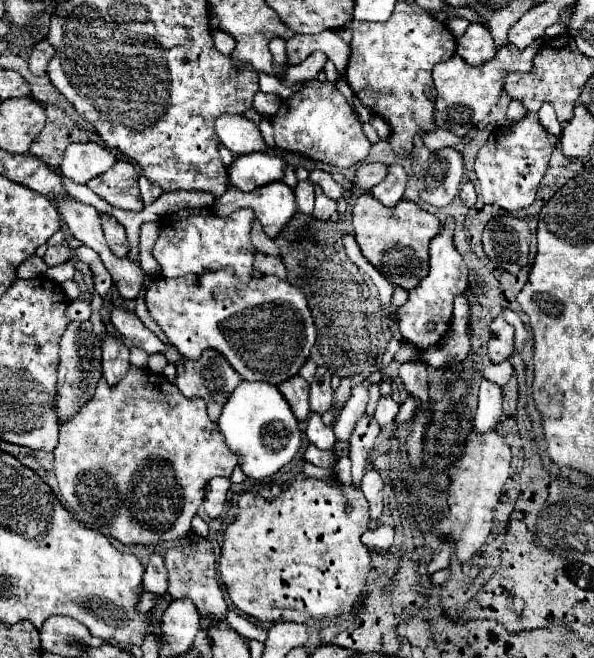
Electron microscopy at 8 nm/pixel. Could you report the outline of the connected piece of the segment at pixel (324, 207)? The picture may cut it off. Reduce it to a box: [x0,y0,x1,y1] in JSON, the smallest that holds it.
[312,186,336,220]

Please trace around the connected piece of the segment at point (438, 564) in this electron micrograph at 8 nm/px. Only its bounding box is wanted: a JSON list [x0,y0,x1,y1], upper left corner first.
[428,540,454,574]

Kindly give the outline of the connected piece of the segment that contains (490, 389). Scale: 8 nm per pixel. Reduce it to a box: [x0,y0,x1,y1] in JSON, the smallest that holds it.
[474,380,502,434]

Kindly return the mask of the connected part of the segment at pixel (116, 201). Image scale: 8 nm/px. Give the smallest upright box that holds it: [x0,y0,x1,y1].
[88,160,144,212]

